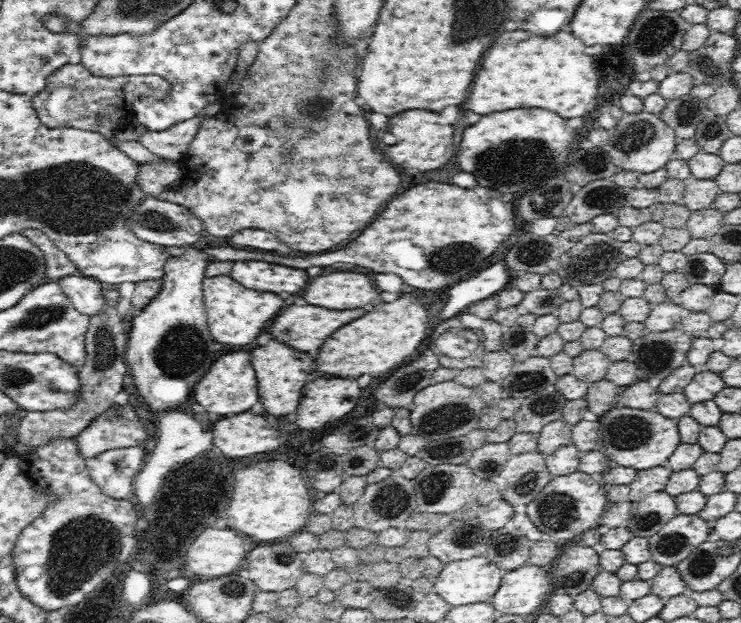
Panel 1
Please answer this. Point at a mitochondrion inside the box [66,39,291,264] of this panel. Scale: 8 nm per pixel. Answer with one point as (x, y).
(149, 219)

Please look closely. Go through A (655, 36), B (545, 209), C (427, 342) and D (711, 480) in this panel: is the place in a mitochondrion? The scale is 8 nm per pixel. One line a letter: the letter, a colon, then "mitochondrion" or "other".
A: mitochondrion
B: other
C: other
D: other

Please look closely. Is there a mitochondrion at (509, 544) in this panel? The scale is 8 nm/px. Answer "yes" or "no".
yes

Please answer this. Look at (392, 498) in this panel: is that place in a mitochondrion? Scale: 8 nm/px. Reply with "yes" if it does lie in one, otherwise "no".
yes

